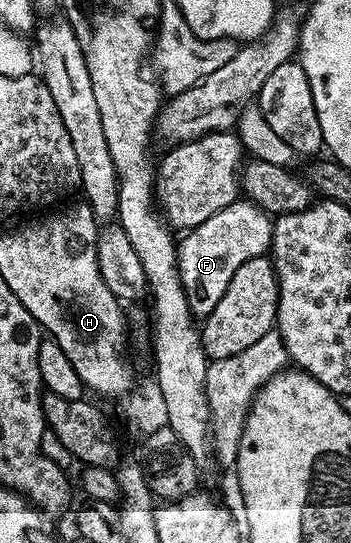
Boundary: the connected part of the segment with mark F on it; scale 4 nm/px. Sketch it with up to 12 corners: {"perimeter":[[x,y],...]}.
{"perimeter":[[237,199],[178,238],[196,318],[270,250],[272,218]]}

